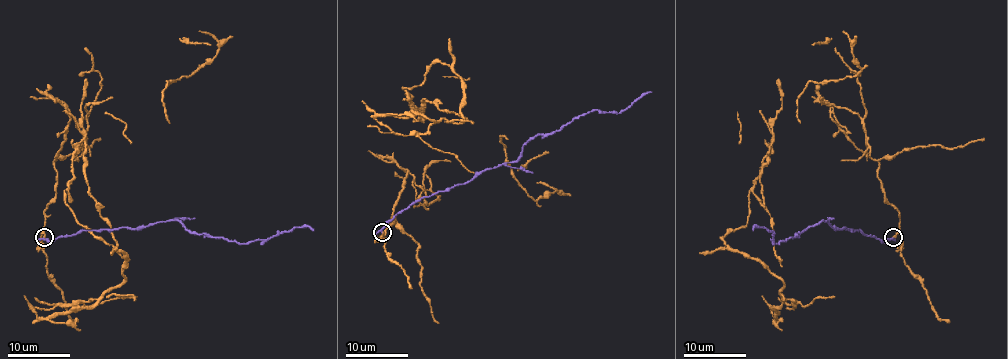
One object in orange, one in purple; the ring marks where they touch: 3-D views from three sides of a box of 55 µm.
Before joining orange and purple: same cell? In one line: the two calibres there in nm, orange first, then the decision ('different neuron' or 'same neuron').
240/180 nm | different neuron

